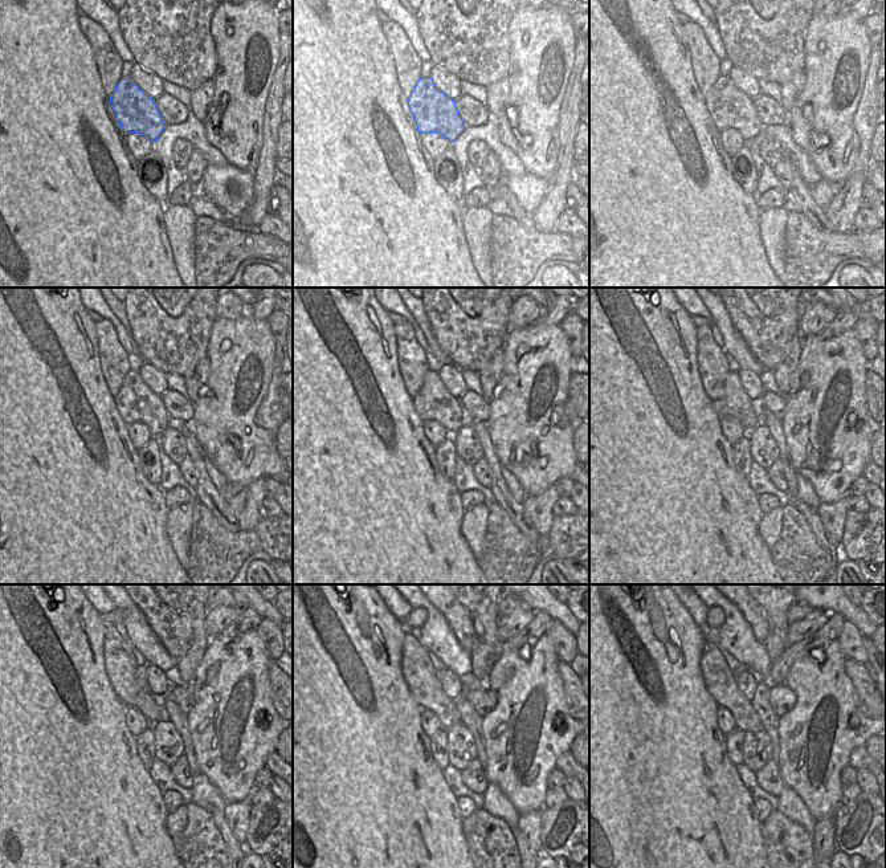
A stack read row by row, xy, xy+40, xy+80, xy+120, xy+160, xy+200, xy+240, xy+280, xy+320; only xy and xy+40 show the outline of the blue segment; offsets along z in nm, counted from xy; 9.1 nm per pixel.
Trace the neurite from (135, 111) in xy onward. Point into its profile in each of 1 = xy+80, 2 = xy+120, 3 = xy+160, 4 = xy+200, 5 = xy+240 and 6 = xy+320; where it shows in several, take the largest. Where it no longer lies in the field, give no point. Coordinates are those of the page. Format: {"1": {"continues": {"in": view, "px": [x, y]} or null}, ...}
{"1": {"continues": {"in": "xy+80", "px": [729, 108]}}, "2": {"continues": {"in": "xy+120", "px": [135, 402]}}, "3": {"continues": {"in": "xy+160", "px": [433, 402]}}, "4": {"continues": {"in": "xy+200", "px": [735, 402]}}, "5": {"continues": {"in": "xy+240", "px": [141, 680]}}, "6": {"continues": {"in": "xy+320", "px": [740, 668]}}}

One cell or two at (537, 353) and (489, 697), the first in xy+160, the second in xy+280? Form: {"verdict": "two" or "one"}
{"verdict": "two"}

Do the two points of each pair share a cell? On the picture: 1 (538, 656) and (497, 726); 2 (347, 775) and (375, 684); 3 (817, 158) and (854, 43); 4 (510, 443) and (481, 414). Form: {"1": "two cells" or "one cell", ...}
{"1": "one cell", "2": "one cell", "3": "one cell", "4": "two cells"}

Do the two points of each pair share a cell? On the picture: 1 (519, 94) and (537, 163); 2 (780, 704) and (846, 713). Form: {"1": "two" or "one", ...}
{"1": "one", "2": "two"}

